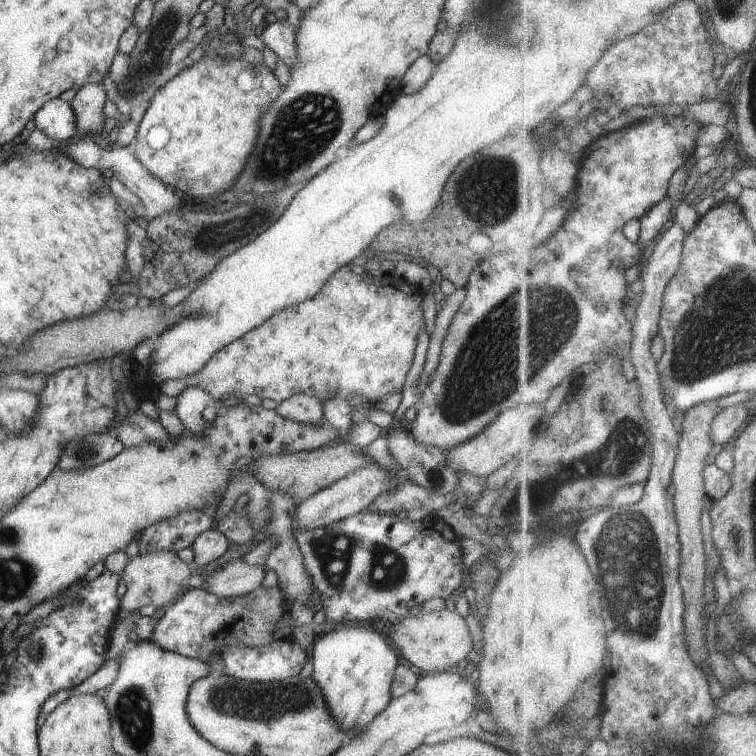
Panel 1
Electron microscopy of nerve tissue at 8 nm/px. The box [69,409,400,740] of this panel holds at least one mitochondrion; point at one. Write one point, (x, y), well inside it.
(270, 704)

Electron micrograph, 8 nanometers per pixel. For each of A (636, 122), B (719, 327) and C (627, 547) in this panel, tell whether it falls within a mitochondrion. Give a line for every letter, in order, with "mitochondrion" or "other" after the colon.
A: other
B: mitochondrion
C: mitochondrion

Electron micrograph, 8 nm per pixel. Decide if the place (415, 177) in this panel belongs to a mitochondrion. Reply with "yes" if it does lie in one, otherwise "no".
no

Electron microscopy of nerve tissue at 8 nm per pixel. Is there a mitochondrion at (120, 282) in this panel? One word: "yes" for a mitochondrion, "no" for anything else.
no

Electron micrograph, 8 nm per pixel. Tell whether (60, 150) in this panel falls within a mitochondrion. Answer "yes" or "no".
no

